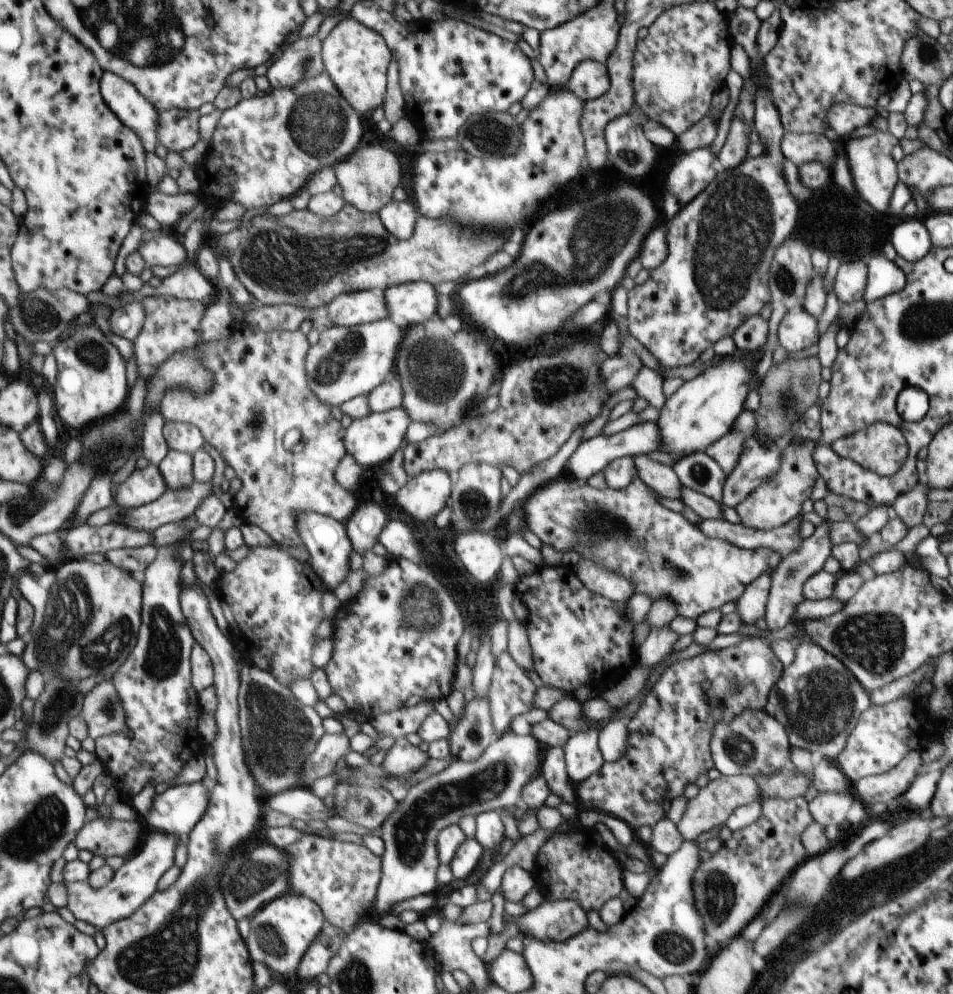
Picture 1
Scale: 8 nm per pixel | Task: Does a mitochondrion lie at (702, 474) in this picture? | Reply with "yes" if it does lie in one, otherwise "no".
yes

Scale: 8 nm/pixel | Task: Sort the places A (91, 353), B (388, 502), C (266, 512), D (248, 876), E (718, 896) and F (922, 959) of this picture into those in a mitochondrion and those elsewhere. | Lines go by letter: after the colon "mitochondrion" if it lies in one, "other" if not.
A: mitochondrion
B: other
C: other
D: mitochondrion
E: mitochondrion
F: other

